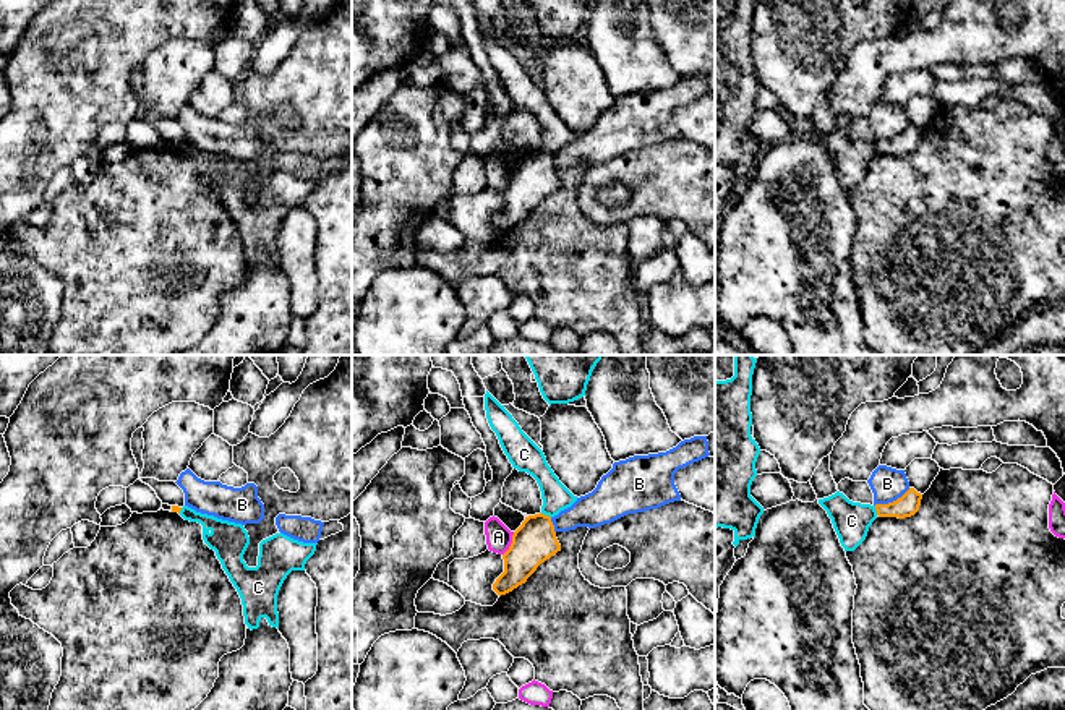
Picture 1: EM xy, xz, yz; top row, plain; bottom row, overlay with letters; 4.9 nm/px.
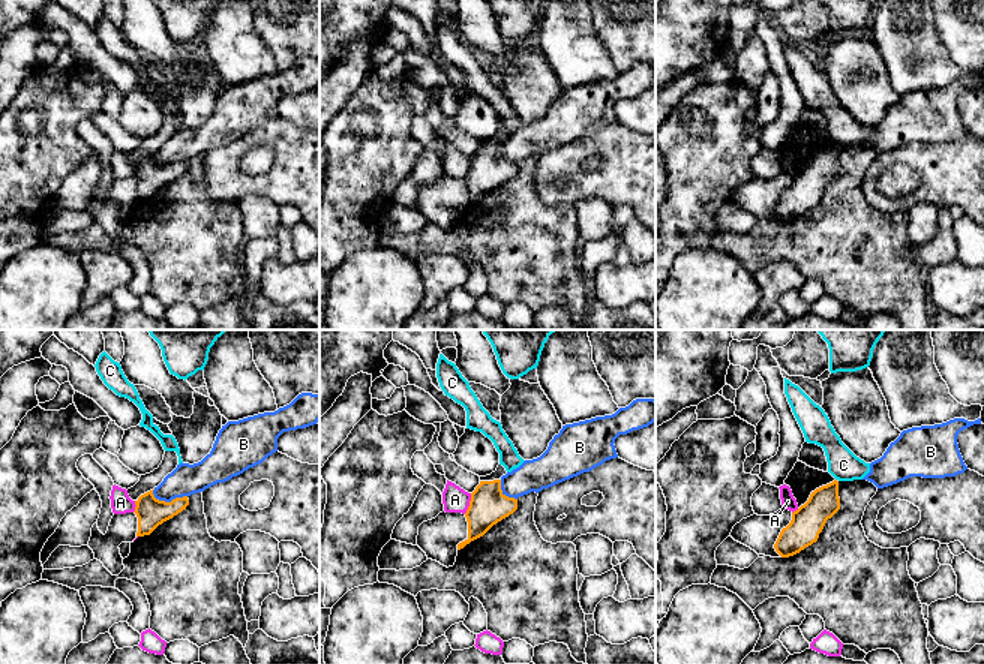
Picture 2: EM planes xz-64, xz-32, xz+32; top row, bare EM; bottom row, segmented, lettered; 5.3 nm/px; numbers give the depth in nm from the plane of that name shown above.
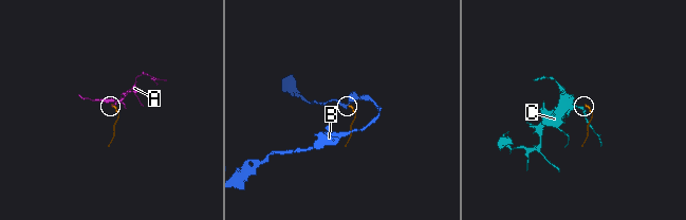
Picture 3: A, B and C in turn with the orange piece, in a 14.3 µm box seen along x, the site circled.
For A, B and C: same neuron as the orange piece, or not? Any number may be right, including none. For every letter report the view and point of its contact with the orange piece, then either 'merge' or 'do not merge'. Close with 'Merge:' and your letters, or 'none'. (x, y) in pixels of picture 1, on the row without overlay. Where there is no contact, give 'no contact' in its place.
A: contact xz (511, 180); do not merge
B: contact yz (893, 138); do not merge
C: contact xz (543, 151); do not merge
Merge: none

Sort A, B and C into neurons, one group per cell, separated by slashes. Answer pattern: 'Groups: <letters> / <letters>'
Groups: A / B / C

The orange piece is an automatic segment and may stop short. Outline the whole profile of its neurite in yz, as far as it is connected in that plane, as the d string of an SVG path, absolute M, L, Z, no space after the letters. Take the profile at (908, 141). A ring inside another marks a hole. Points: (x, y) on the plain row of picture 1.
M909 125L901 135L888 141L875 141L879 154L911 154L919 148L922 131Z

